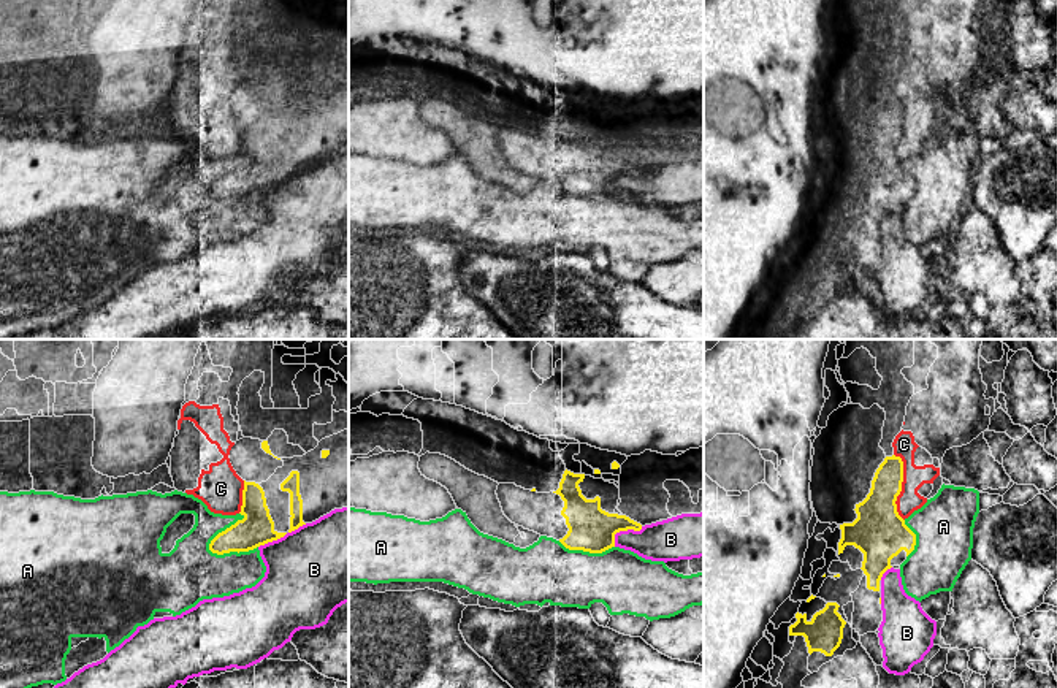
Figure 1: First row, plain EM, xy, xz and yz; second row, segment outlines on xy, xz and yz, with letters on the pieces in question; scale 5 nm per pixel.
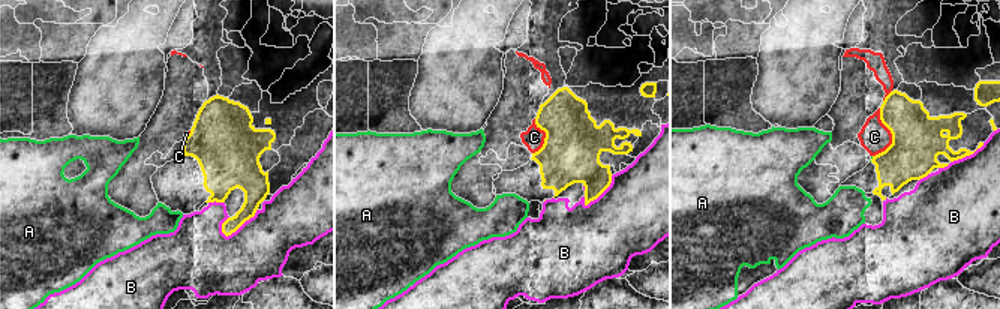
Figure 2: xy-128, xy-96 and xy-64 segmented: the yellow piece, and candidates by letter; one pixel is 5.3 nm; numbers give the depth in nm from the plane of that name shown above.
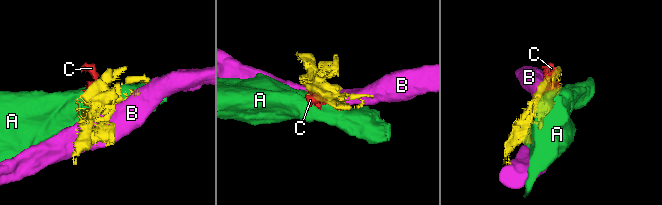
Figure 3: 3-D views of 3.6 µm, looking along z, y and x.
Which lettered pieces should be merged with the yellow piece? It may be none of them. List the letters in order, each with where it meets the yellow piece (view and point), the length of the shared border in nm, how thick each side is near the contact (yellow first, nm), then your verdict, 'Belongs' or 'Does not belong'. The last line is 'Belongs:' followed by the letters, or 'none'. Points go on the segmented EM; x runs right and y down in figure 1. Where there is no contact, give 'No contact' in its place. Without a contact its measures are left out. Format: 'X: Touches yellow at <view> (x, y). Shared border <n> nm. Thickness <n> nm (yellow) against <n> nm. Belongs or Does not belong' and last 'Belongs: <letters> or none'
A: Touches yellow at xy (222, 531). Shared border 260 nm. Thickness 180 nm (yellow) against 280 nm. Does not belong
B: Touches yellow at xy (282, 536). Shared border 280 nm. Thickness 180 nm (yellow) against 460 nm. Does not belong
C: Touches yellow at yz (900, 487). Shared border 340 nm. Thickness 260 nm (yellow) against 120 nm. Does not belong
Belongs: none

